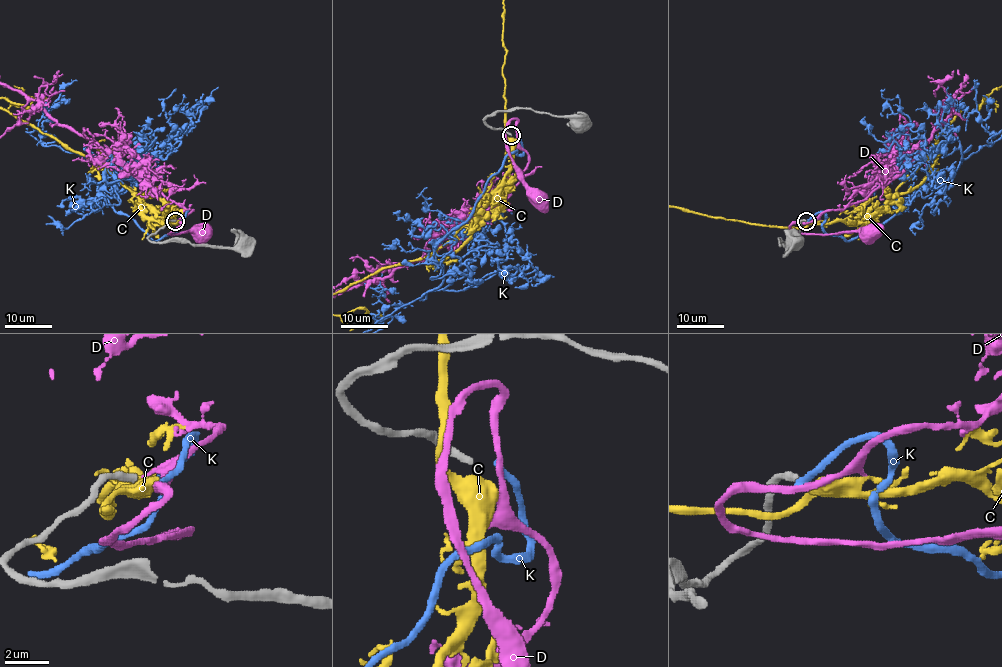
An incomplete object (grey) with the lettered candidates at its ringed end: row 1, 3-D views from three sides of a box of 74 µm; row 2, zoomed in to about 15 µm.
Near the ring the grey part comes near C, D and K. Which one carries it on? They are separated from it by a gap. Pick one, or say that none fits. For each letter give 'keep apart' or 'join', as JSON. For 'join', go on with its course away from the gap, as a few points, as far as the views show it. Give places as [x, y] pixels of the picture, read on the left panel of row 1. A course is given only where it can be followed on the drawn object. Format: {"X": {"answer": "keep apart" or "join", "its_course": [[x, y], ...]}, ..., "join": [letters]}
{"C": {"answer": "keep apart"}, "D": {"answer": "keep apart"}, "K": {"answer": "join"}, "join": ["K"]}

